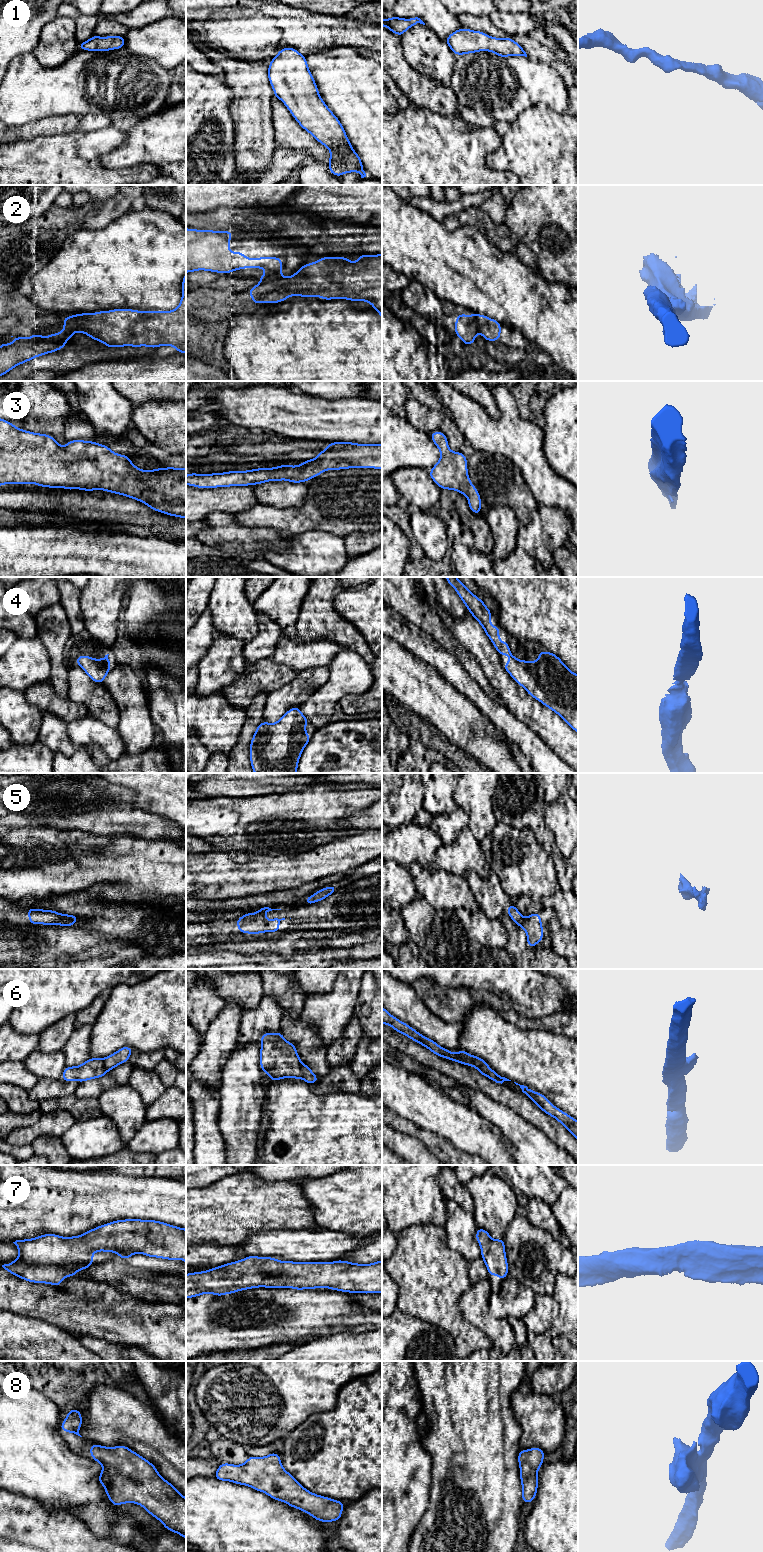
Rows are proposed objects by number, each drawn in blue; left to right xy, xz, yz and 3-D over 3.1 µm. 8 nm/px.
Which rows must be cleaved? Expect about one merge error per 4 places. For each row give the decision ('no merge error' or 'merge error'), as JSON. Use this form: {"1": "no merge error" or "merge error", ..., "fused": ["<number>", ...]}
{"1": "no merge error", "2": "merge error", "3": "no merge error", "4": "no merge error", "5": "merge error", "6": "merge error", "7": "no merge error", "8": "no merge error", "fused": ["2", "5", "6"]}

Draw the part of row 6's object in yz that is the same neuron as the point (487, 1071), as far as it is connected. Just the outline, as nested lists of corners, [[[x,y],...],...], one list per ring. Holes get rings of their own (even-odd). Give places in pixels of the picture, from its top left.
[[[489,1066],[483,1068],[483,1069],[479,1069],[476,1068],[480,1074],[482,1076],[486,1076],[488,1078],[490,1078],[492,1081],[496,1082],[496,1083],[503,1083],[504,1081],[511,1081],[505,1077],[499,1076],[494,1070],[492,1070]],[[475,1067],[476,1068],[476,1067]]]

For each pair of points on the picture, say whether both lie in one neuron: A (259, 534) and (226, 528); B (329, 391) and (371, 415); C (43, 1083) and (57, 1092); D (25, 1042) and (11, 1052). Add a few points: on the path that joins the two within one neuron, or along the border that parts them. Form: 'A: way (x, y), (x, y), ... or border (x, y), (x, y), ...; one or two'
A: way (251, 534), (234, 533); one
B: border (316, 397), (330, 399), (364, 397); two
C: way (46, 1086), (49, 1089), (54, 1089); one
D: way (22, 1045), (14, 1049); one

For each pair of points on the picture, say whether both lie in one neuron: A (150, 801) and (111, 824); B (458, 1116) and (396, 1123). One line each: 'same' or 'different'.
A: different
B: different

